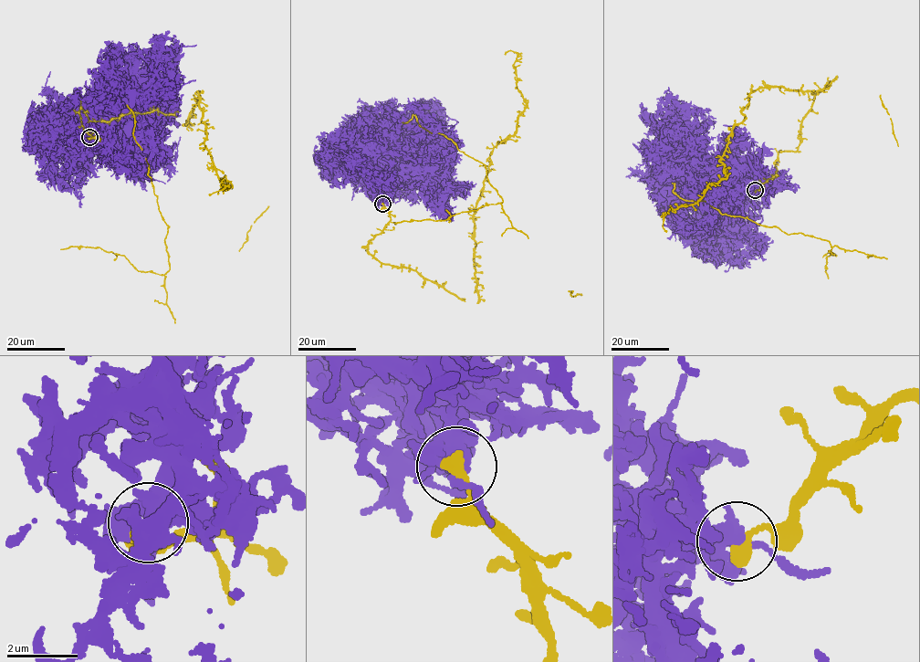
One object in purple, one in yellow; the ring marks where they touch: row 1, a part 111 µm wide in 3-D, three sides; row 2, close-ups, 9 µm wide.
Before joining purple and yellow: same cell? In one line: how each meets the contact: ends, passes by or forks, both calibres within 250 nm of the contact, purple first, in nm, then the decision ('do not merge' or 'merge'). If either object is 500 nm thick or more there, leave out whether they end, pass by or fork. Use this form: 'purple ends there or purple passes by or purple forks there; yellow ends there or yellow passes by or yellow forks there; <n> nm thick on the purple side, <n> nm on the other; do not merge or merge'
purple forks there; yellow ends there; 320 nm thick on the purple side, 400 nm on the other; do not merge

